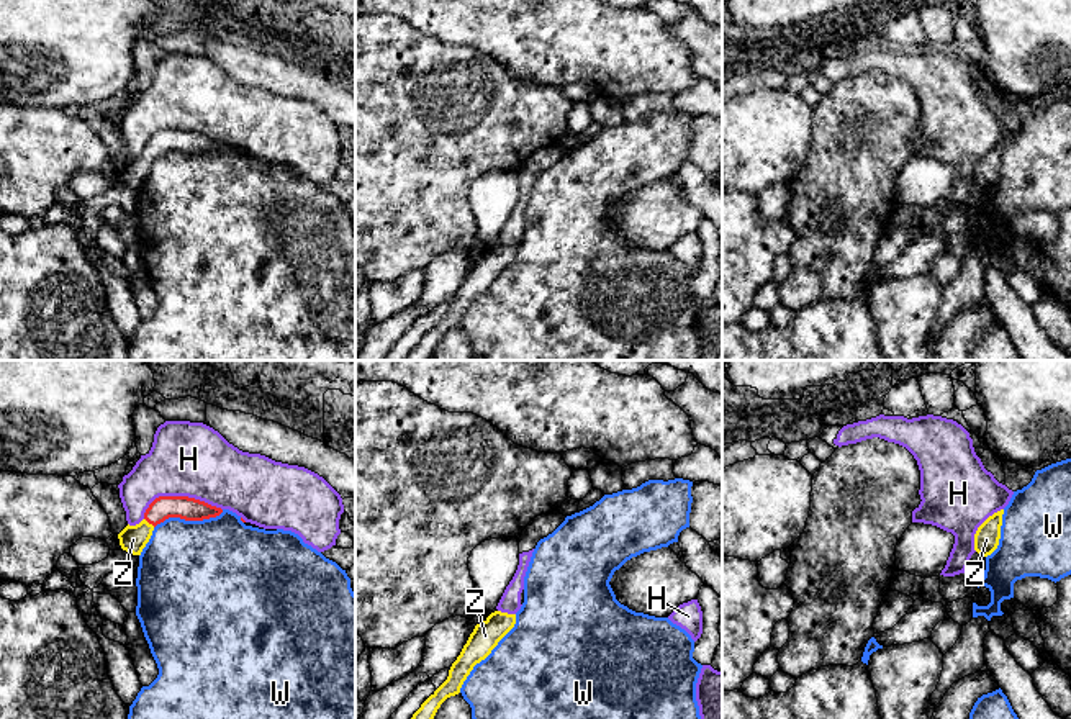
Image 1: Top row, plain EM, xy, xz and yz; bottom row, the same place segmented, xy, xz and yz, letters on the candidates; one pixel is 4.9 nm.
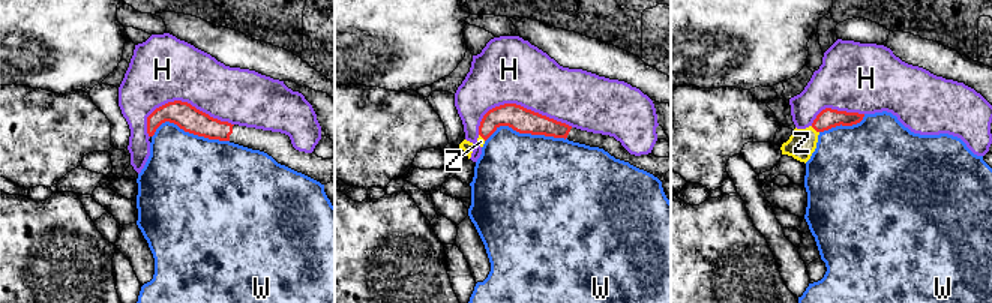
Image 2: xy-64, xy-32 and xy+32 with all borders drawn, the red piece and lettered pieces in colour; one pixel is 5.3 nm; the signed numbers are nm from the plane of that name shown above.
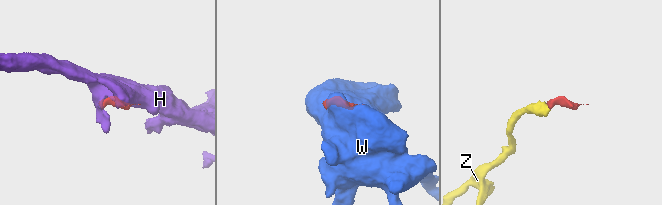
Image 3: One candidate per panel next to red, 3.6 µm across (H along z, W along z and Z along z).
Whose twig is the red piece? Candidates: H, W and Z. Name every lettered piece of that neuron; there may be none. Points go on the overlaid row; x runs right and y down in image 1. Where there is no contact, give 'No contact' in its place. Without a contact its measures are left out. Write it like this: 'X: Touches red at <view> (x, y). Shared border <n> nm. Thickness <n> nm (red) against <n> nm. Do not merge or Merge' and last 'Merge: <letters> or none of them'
H: Touches red at xy (179, 497). Shared border 400 nm. Thickness 120 nm (red) against 360 nm. Do not merge
W: Touches red at xy (189, 520). Shared border 360 nm. Thickness 120 nm (red) against 500 nm. Do not merge
Z: Touches red at xy (149, 523). Shared border 70 nm. Thickness 120 nm (red) against 140 nm. Merge
Merge: Z

